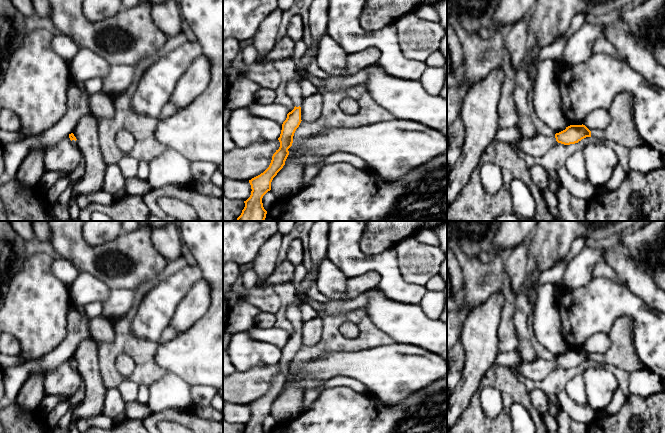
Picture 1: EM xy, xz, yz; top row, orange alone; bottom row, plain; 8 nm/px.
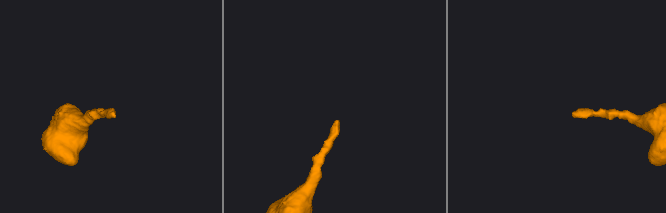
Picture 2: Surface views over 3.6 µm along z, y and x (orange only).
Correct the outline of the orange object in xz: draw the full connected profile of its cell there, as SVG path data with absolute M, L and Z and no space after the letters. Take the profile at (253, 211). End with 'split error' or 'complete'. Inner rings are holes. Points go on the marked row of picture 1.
M296 71L293 77L287 81L286 92L294 103L294 109L287 114L286 120L282 124L280 137L280 147L272 156L269 167L260 175L249 180L251 185L251 195L244 201L245 207L237 221L264 221L267 211L263 207L262 198L271 190L271 182L277 173L285 165L289 155L288 149L292 146L293 136L301 123L301 103L303 94L300 81L303 79L300 71Z | split error

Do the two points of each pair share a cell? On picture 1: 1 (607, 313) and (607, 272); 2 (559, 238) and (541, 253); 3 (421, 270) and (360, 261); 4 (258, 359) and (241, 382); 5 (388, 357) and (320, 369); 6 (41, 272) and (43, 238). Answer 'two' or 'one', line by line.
1: two
2: one
3: two
4: two
5: one
6: two

